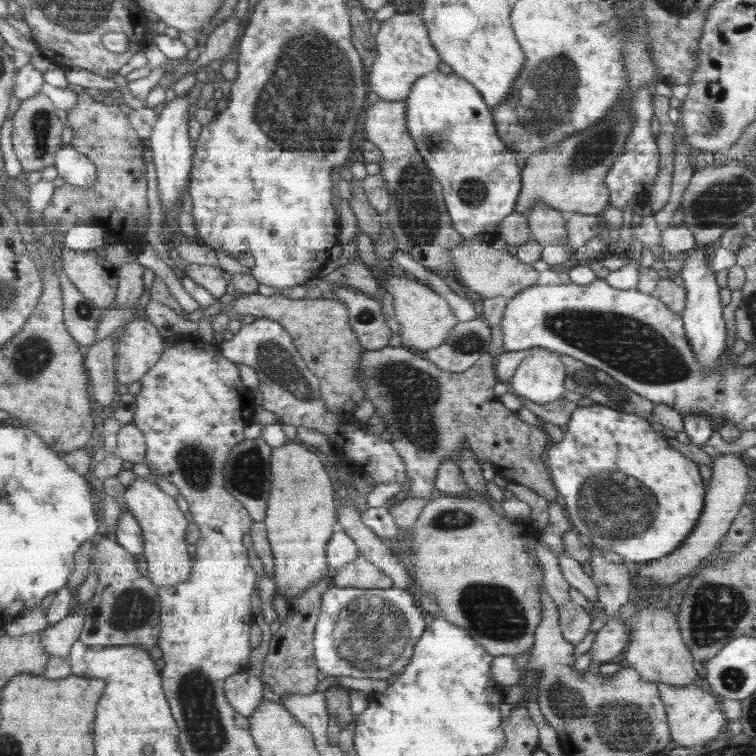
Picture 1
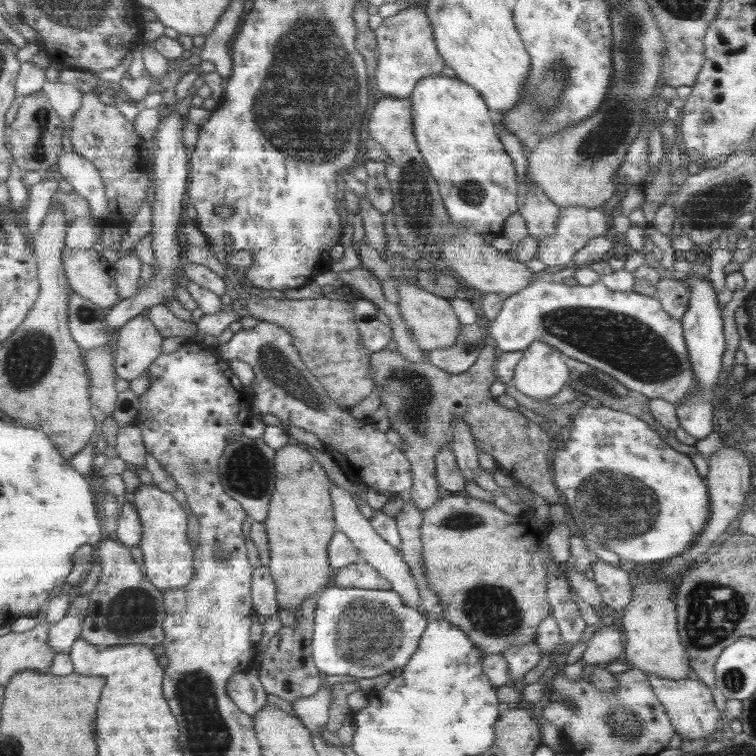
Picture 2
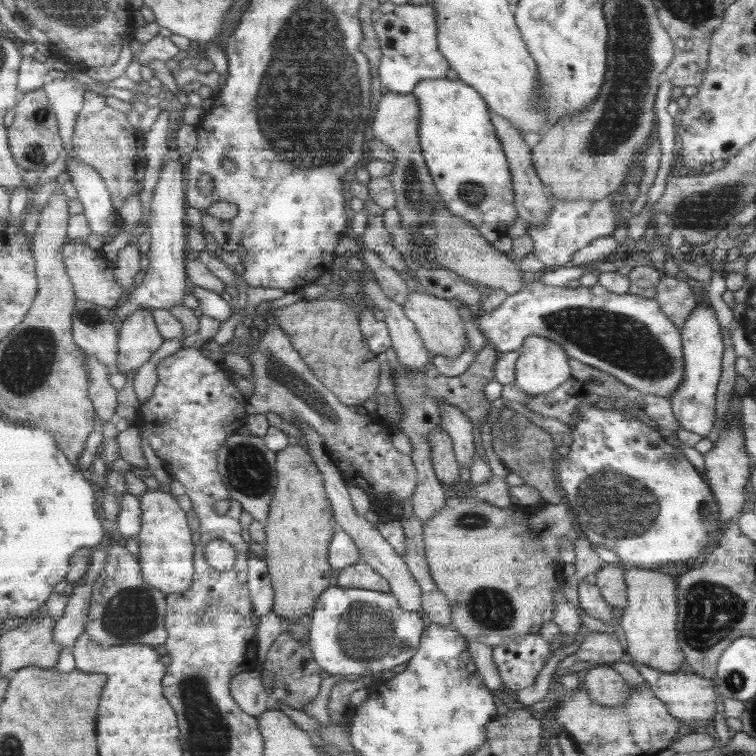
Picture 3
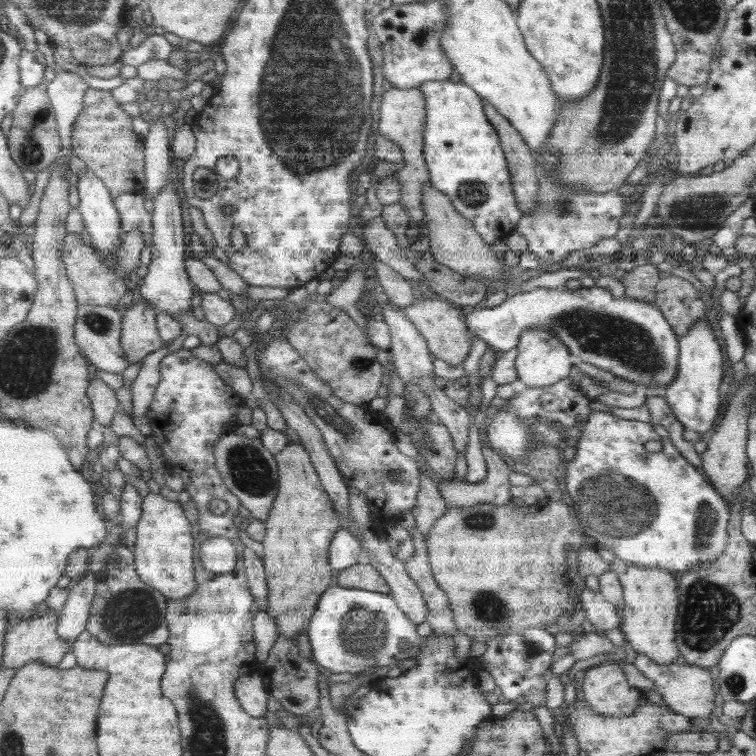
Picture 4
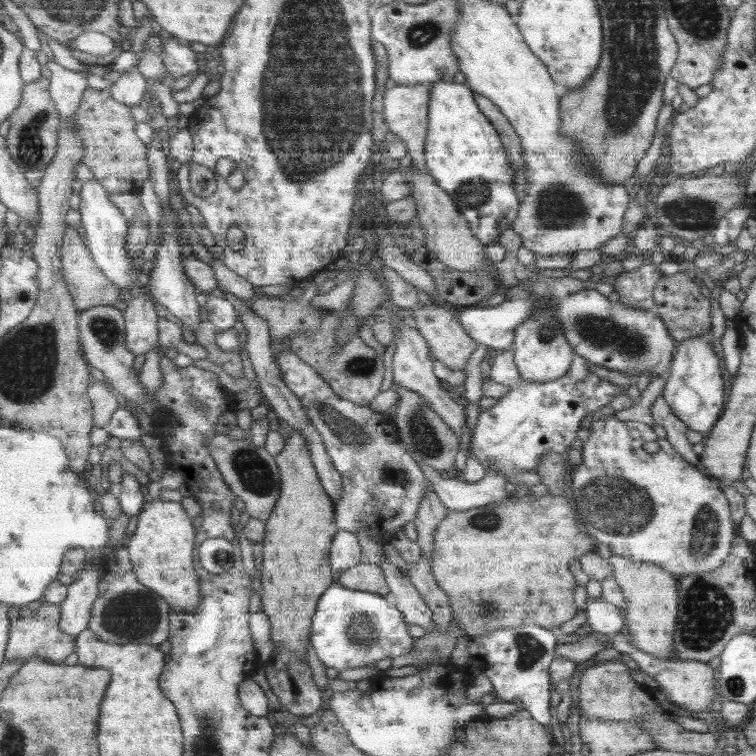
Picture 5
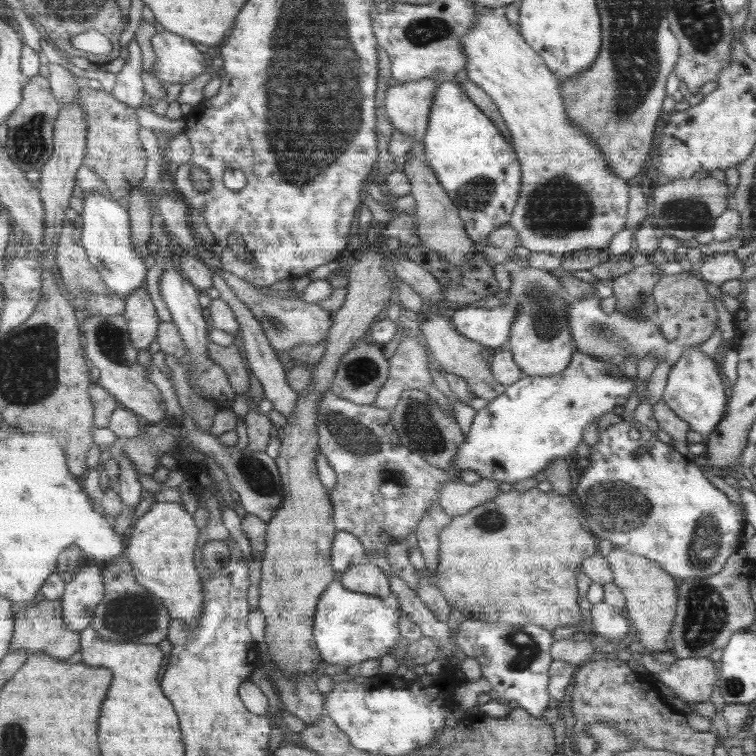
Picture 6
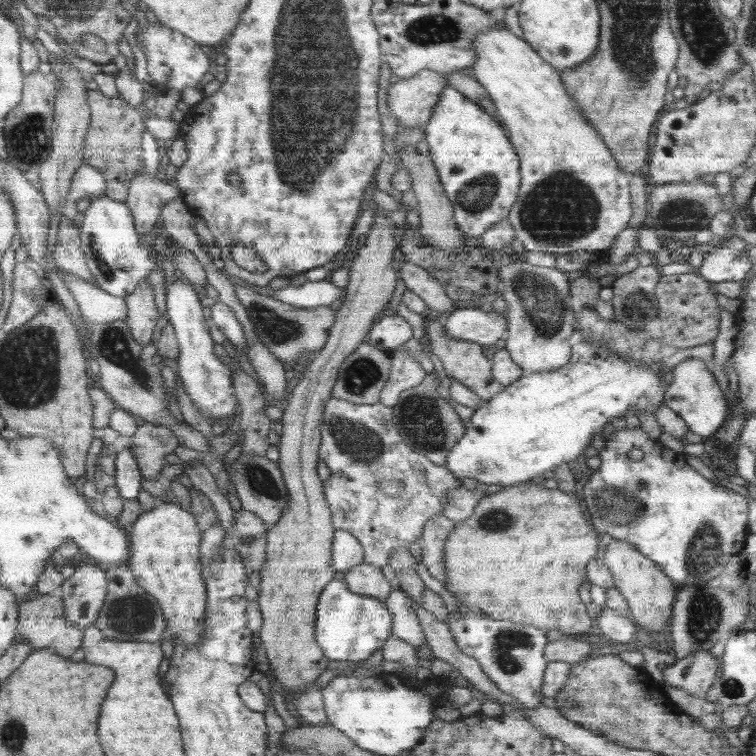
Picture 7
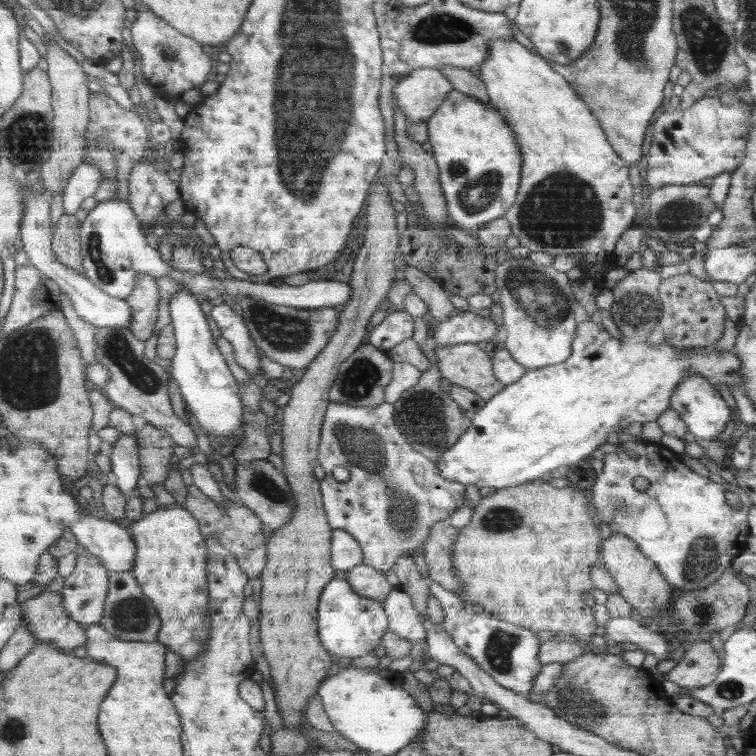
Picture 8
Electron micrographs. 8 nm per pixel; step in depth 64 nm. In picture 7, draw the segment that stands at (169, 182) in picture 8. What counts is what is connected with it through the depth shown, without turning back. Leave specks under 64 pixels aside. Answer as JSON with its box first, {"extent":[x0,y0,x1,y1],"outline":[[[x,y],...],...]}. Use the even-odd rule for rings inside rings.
{"extent":[124,169,178,236],"outline":[[[145,169],[138,172],[124,200],[132,213],[136,233],[139,236],[150,233],[155,228],[155,222],[161,219],[162,206],[178,196],[178,185],[157,176],[148,176]]]}

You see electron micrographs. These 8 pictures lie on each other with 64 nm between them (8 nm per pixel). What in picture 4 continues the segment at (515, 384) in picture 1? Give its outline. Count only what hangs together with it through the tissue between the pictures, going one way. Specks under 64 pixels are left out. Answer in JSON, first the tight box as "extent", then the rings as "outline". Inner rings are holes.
{"extent":[515,327,572,387],"outline":[[[544,327],[526,328],[526,331],[522,331],[515,350],[518,352],[516,360],[518,380],[522,381],[526,387],[550,386],[570,375],[570,368],[572,368],[570,348],[566,347],[558,336],[552,334],[552,331],[546,331]]]}

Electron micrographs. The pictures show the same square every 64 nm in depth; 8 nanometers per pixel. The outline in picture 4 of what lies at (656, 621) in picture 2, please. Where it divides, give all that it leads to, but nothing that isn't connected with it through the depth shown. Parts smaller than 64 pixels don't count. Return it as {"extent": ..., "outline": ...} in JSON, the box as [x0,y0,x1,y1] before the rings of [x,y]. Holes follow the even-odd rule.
{"extent":[610,557,680,665],"outline":[[[616,557],[610,562],[623,589],[625,606],[619,630],[628,643],[628,654],[644,654],[658,664],[668,665],[676,662],[680,650],[674,644],[674,622],[677,622],[678,600],[674,574],[660,568],[644,568],[642,565],[626,563]]]}

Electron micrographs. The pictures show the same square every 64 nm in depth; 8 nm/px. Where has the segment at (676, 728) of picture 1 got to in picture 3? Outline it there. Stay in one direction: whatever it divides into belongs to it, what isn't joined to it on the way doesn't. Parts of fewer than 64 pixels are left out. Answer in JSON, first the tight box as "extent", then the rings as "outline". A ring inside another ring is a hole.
{"extent":[636,663,716,732],"outline":[[[638,663],[636,666],[638,672],[650,684],[654,696],[667,706],[669,713],[675,718],[679,718],[684,726],[683,731],[687,732],[704,732],[712,721],[710,718],[716,712],[716,692],[712,686],[712,679],[698,675],[696,671],[686,672],[686,670],[662,671],[662,669],[650,667],[646,663]]]}

